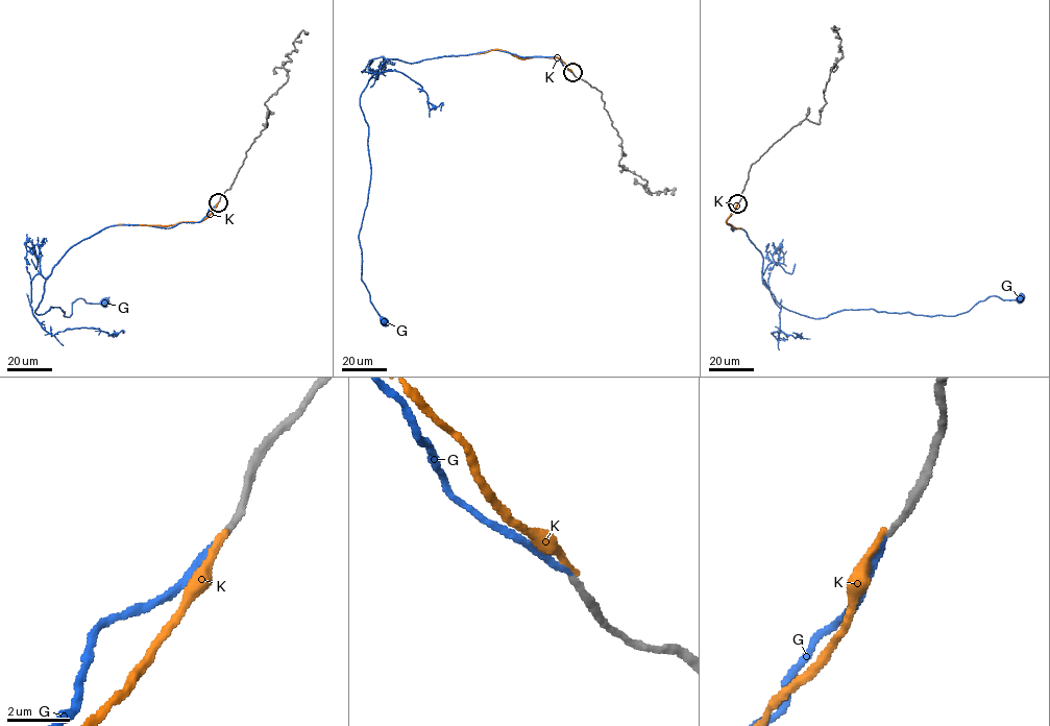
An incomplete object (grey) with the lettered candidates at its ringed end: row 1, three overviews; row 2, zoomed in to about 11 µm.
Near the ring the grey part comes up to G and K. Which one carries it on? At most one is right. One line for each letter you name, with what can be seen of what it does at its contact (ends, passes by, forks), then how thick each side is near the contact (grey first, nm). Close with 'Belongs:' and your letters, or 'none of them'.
G: it ends; calibres 220 and 190 nm
Belongs: G

